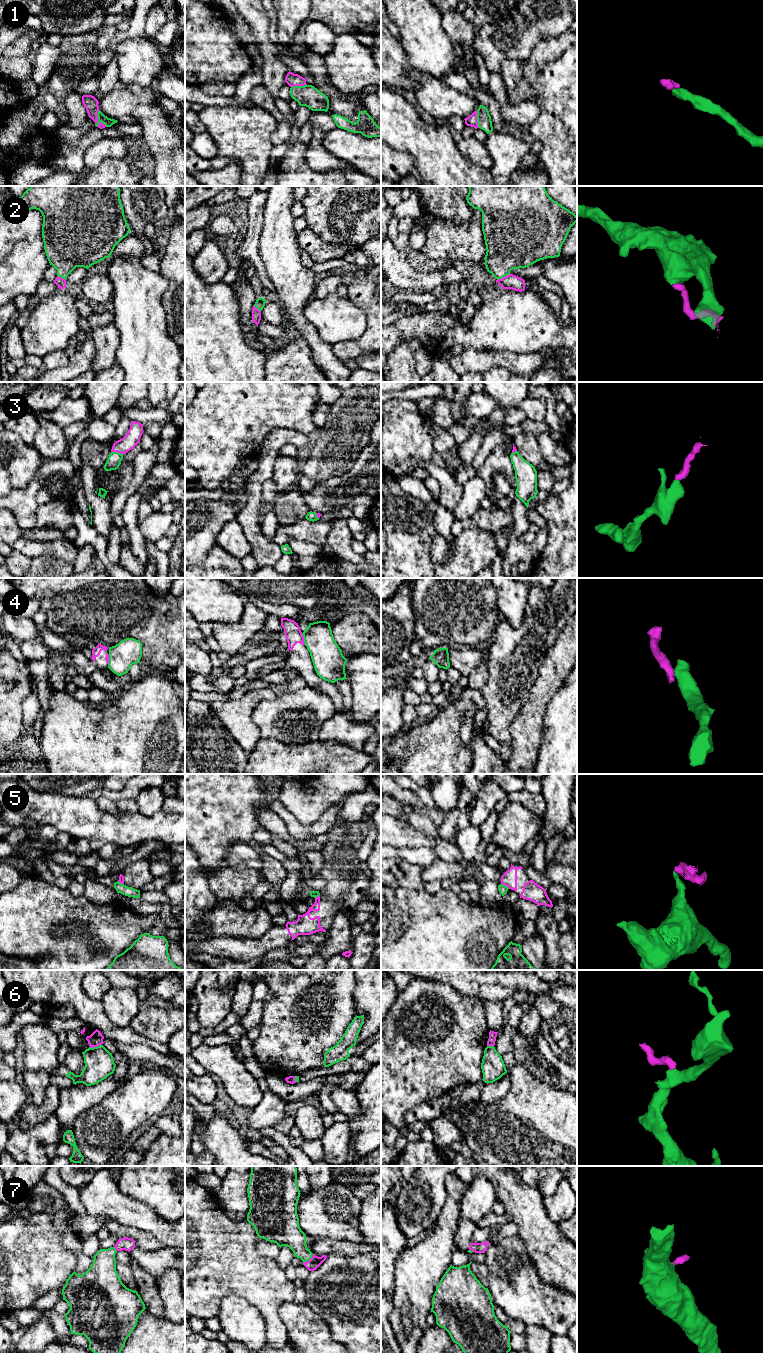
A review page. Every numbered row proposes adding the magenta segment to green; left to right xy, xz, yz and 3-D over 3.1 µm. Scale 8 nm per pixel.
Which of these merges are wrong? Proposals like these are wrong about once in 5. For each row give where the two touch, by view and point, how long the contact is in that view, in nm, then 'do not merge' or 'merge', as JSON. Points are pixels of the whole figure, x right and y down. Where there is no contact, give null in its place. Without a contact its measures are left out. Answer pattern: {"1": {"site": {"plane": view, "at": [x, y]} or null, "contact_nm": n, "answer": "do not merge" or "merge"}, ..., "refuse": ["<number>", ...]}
{"1": {"site": {"plane": "xy", "at": [98, 119]}, "contact_nm": 150, "answer": "merge"}, "2": {"site": {"plane": "yz", "at": [503, 276]}, "contact_nm": 120, "answer": "merge"}, "3": {"site": {"plane": "xy", "at": [117, 452]}, "contact_nm": 110, "answer": "merge"}, "4": {"site": {"plane": "xz", "at": [304, 639]}, "contact_nm": 100, "answer": "do not merge"}, "5": {"site": {"plane": "yz", "at": [504, 885]}, "contact_nm": 80, "answer": "do not merge"}, "6": {"site": {"plane": "xy", "at": [95, 1047]}, "contact_nm": 110, "answer": "do not merge"}, "7": {"site": {"plane": "xz", "at": [308, 1260]}, "contact_nm": 120, "answer": "merge"}, "refuse": ["4", "5", "6"]}

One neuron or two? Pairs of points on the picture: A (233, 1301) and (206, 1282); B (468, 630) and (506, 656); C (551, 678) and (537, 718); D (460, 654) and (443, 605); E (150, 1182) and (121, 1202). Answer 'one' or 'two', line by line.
A: two
B: two
C: one
D: two
E: two

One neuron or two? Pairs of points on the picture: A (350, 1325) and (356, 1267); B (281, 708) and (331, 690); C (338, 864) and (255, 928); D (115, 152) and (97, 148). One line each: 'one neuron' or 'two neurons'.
A: one neuron
B: two neurons
C: two neurons
D: one neuron

